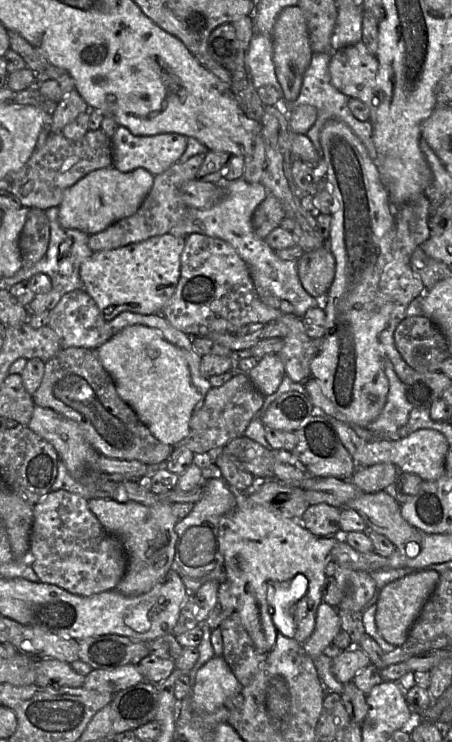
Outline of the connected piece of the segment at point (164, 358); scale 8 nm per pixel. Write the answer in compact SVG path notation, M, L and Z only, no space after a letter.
M140 324L124 328L95 351L102 366L112 377L119 397L134 410L152 435L172 447L181 444L189 434L190 420L200 399L199 392L191 380L184 353L169 343L156 329Z

